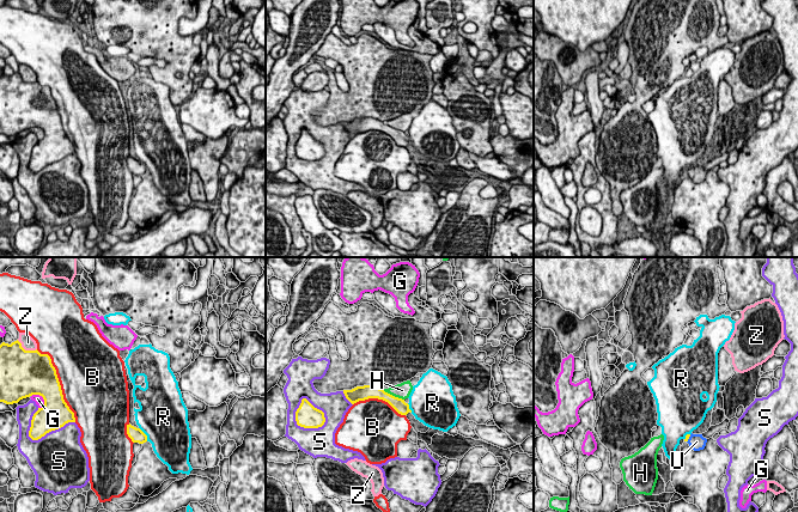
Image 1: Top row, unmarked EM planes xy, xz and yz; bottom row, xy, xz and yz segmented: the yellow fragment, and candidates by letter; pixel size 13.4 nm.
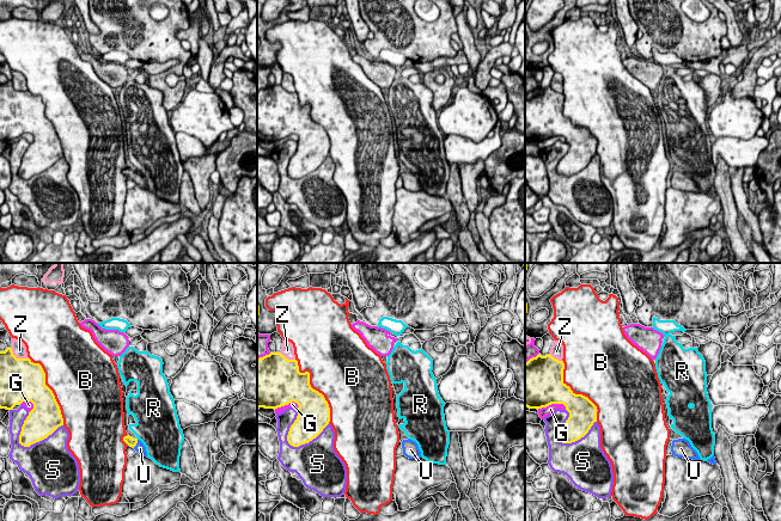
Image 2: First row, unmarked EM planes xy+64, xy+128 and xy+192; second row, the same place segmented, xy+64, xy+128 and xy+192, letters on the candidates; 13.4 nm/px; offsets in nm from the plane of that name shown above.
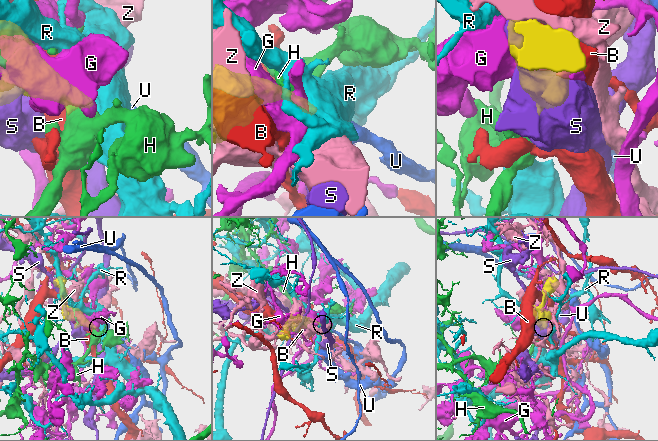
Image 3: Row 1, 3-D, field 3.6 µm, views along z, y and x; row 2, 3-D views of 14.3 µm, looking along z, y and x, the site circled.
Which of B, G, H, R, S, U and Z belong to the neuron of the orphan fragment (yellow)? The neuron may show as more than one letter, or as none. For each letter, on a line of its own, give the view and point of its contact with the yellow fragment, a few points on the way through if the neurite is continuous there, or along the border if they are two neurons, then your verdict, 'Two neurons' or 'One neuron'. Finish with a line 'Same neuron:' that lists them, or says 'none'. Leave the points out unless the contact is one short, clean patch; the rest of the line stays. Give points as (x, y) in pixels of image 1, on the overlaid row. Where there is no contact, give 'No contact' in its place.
B: Touches yellow at xy (59, 383). Two neurons
G: Touches yellow at xy (41, 395). Two neurons
H: Touches yellow at xz (394, 396). Two neurons
R: Touches yellow at xy (145, 434). Boundary: xy (139, 427), (147, 440). Two neurons
S: Touches yellow at xz (321, 410). Two neurons
U: Touches yellow at yz (688, 438). Path across: yz (687, 437), (688, 438), (696, 442). One neuron
Z: Touches yellow at xy (26, 351). Two neurons
Same neuron: U

